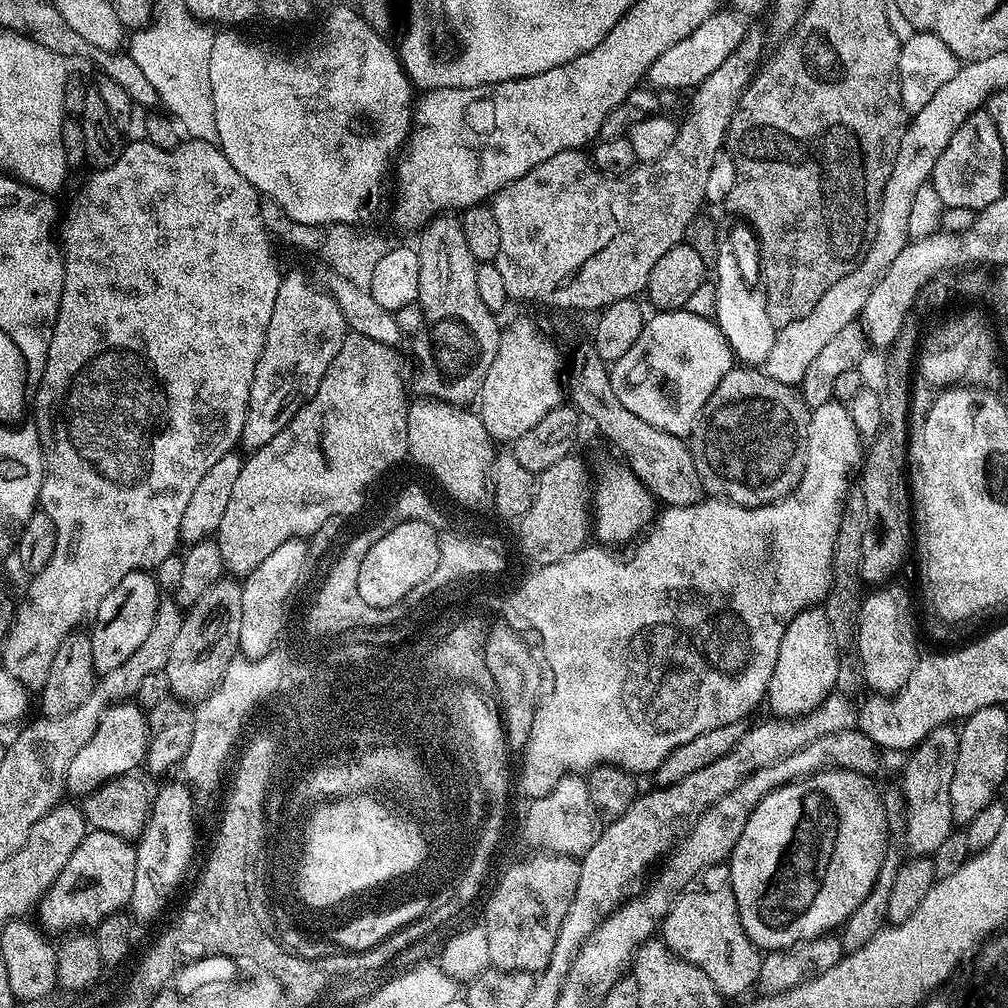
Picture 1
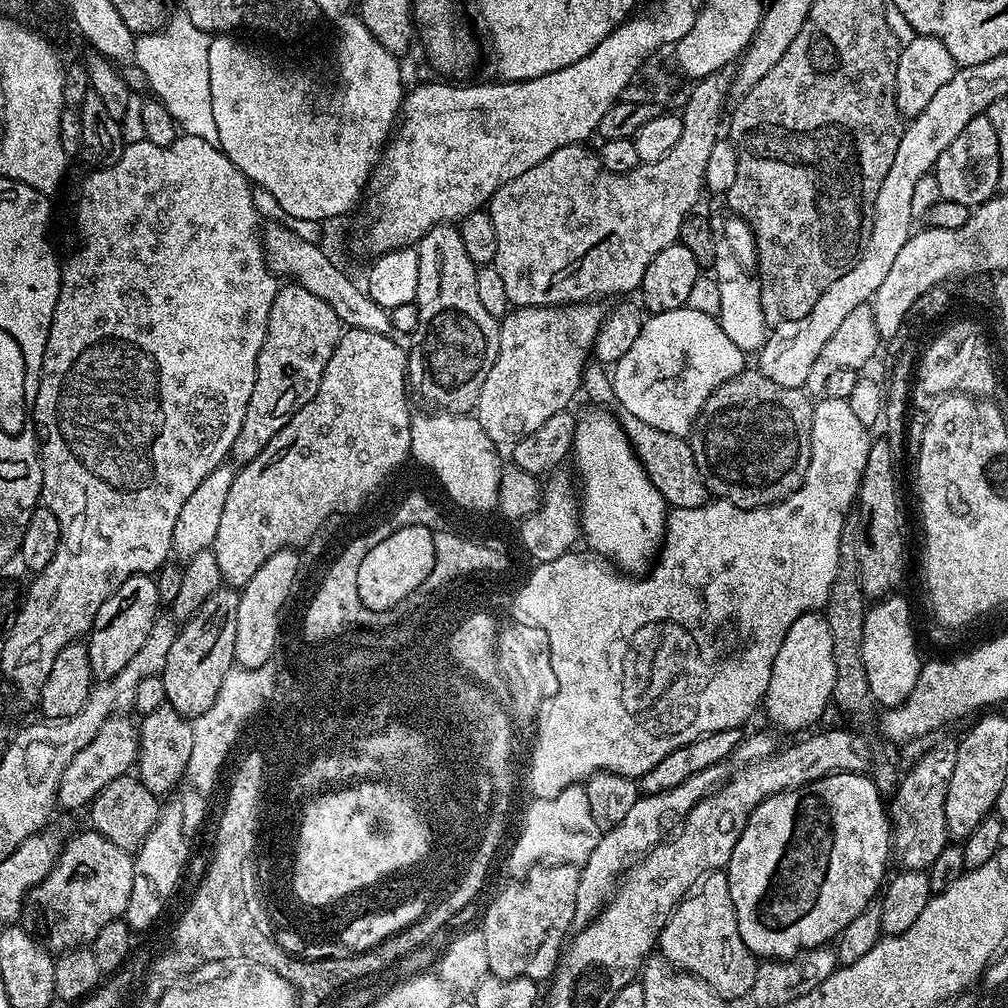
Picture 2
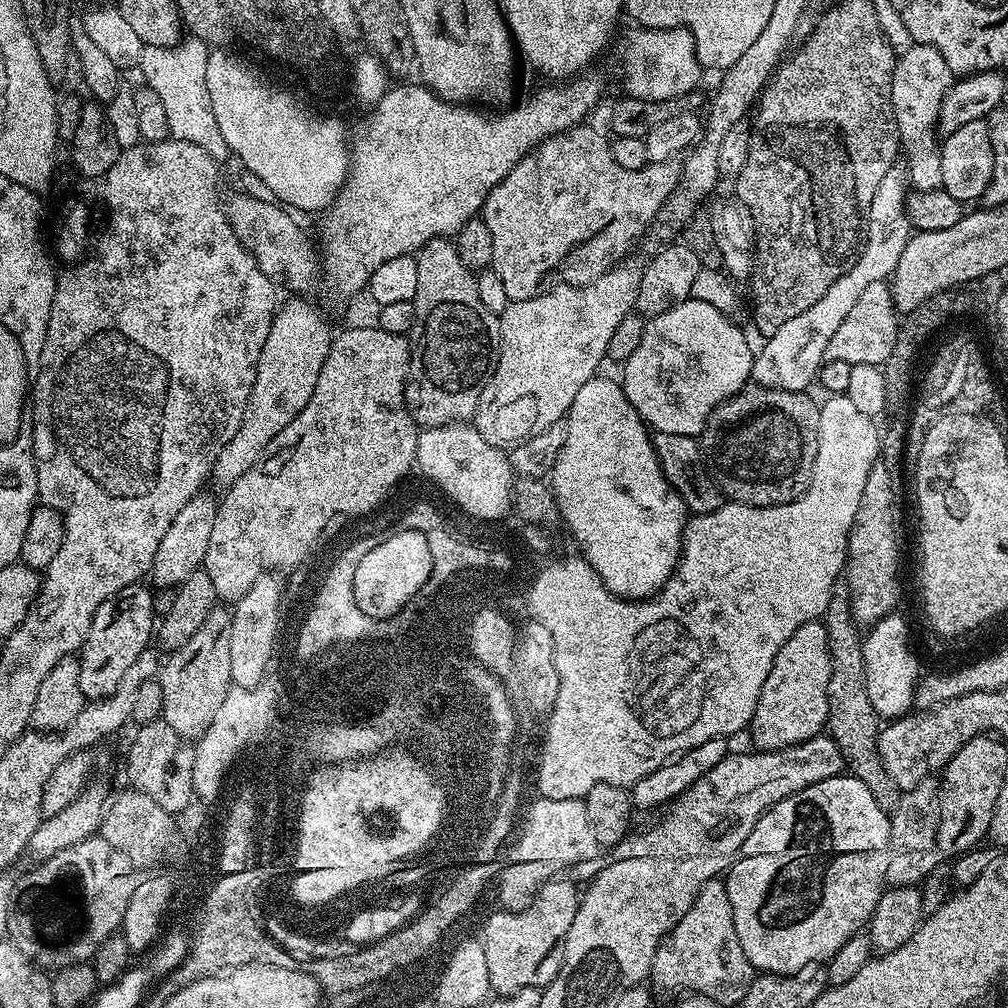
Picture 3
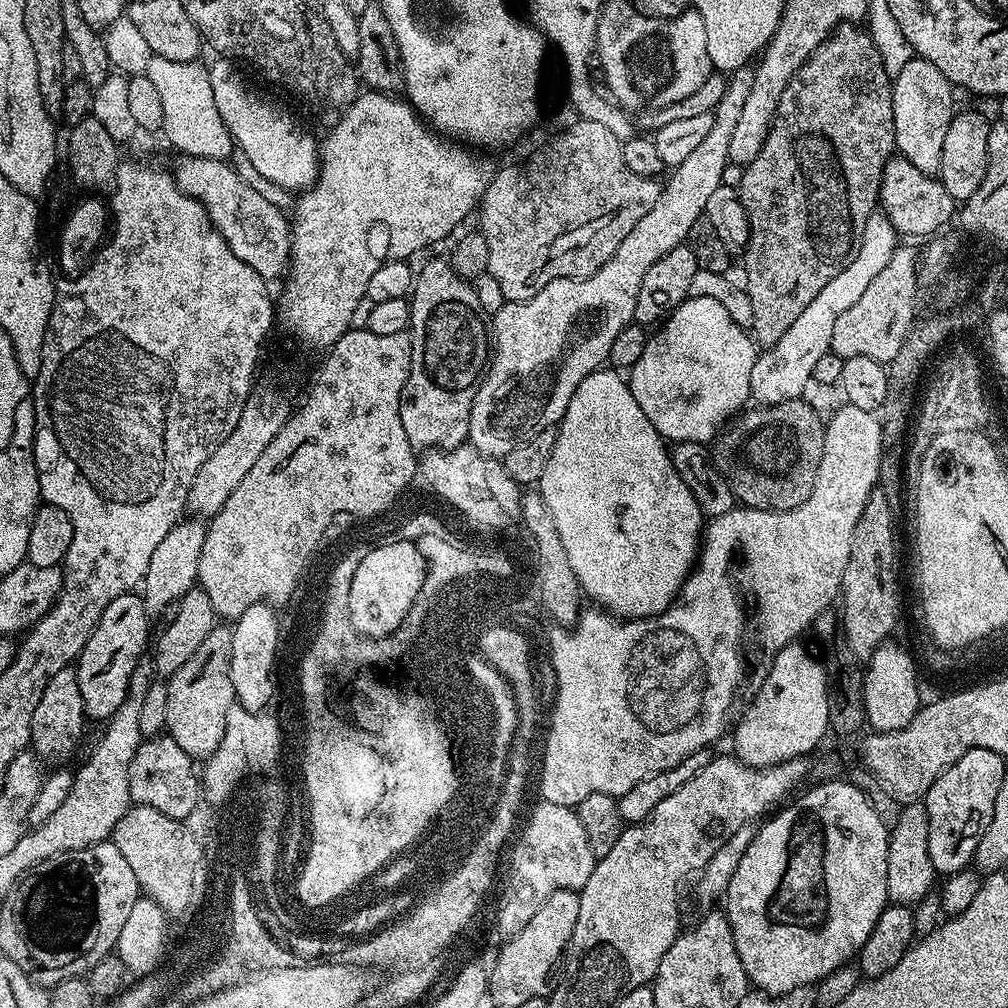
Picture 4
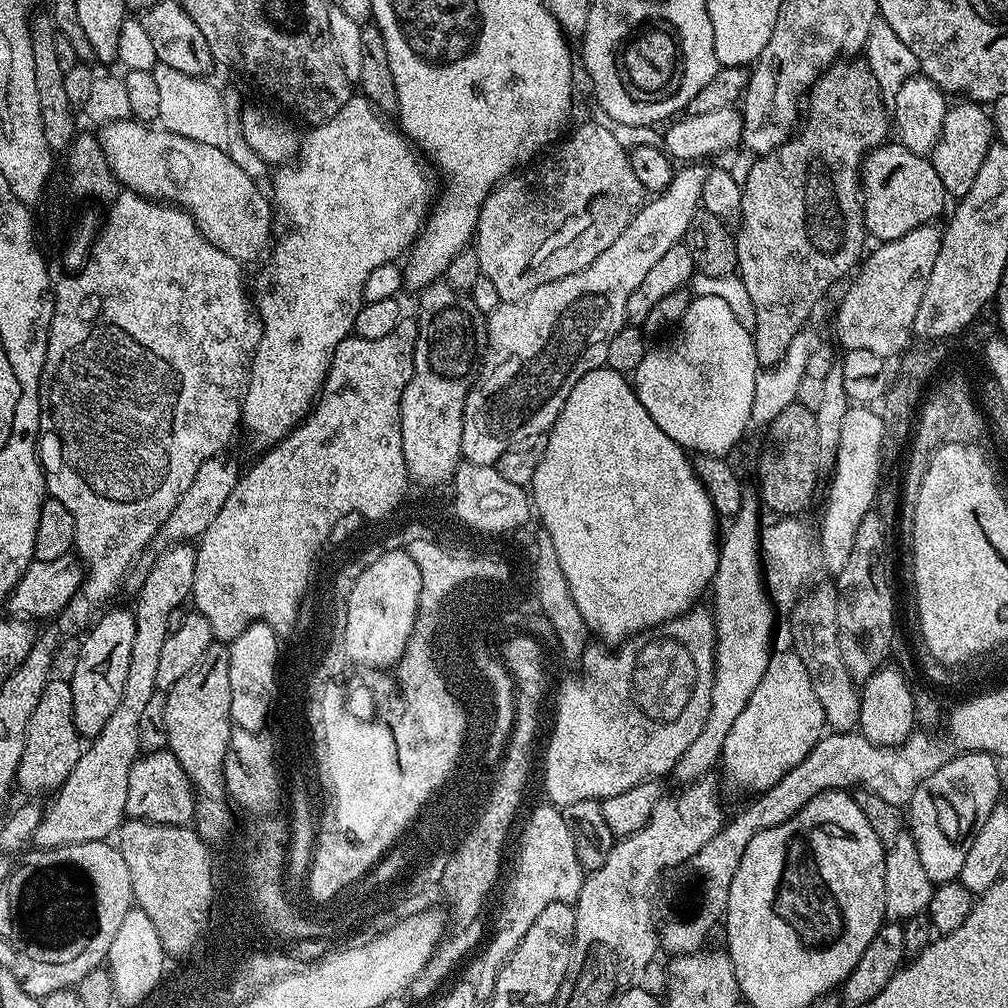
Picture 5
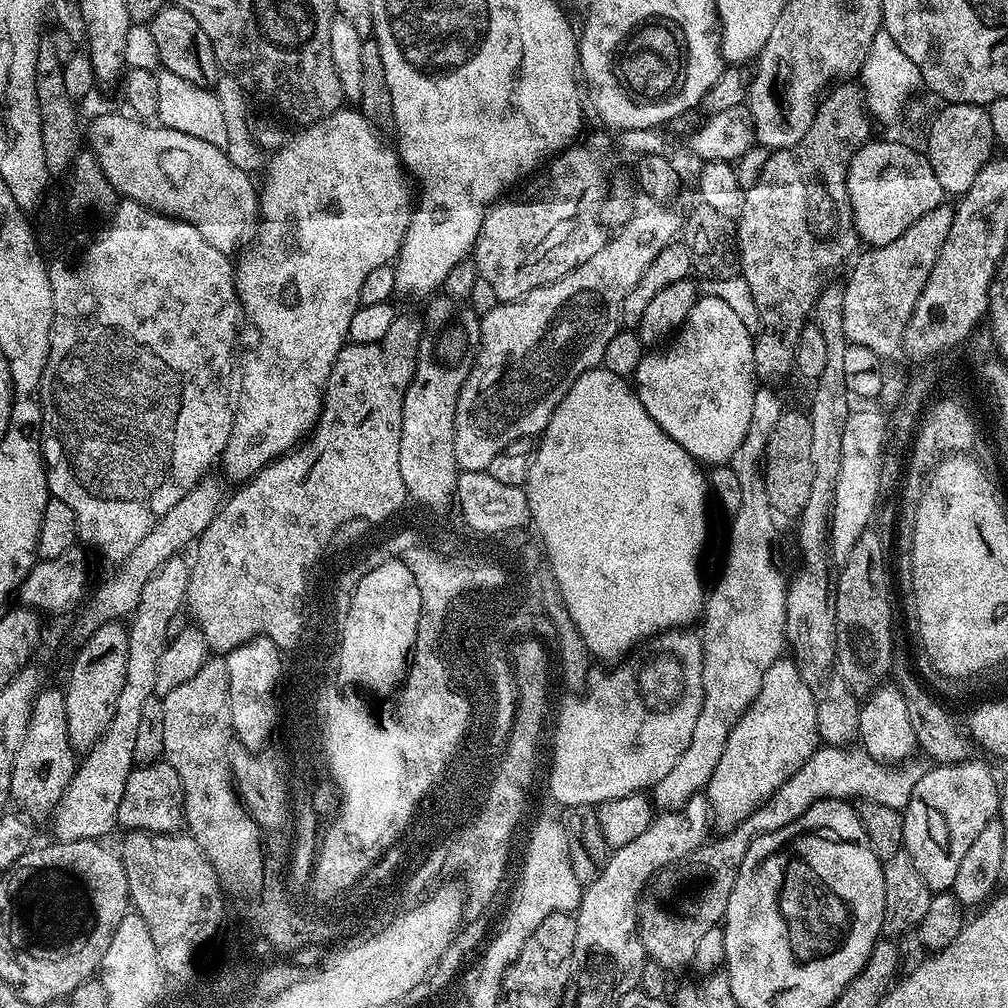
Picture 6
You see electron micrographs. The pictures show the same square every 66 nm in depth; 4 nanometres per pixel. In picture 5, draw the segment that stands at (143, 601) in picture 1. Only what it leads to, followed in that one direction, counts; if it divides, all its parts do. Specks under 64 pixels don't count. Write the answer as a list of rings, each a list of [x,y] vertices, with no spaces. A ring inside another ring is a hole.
[[[131,607],[111,608],[87,629],[83,637],[85,640],[80,644],[80,653],[76,656],[76,665],[72,668],[72,676],[70,675],[74,726],[84,738],[96,736],[102,726],[106,726],[110,714],[114,714],[118,701],[122,699],[122,690],[126,687],[126,673],[130,670],[136,613]]]

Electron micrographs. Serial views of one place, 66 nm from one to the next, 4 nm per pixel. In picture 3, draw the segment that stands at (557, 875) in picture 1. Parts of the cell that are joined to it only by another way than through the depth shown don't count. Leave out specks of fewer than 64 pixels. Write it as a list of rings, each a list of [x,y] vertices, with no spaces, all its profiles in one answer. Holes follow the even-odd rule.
[[[568,878],[549,880],[540,887],[536,897],[529,901],[524,916],[496,916],[482,933],[486,950],[486,971],[490,974],[490,989],[497,997],[510,996],[527,987],[543,990],[548,987],[560,969],[564,957],[563,943],[574,914],[580,909],[581,893]]]

